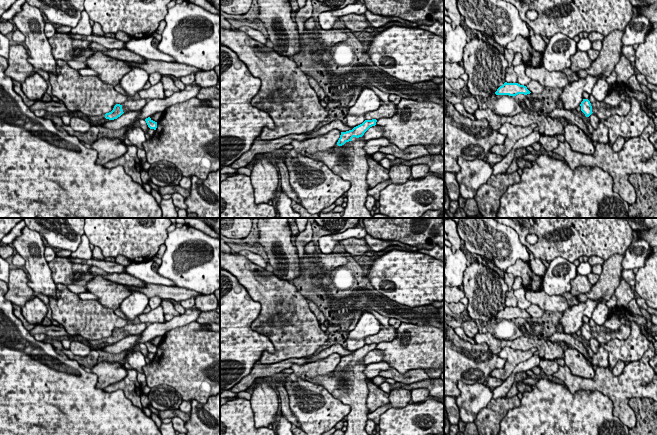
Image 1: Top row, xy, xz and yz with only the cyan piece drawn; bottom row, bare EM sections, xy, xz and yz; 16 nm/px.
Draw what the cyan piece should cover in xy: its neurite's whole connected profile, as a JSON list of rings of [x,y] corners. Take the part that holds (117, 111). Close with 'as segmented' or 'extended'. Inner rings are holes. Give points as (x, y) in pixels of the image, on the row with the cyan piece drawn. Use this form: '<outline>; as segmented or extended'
[[[142,98],[139,100],[128,99],[122,105],[116,104],[111,112],[105,114],[105,118],[109,120],[114,120],[128,111],[141,110],[145,106],[146,102],[147,100]]]; extended

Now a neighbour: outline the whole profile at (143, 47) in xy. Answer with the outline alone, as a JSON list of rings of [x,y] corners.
[[[153,36],[145,38],[131,38],[124,42],[125,49],[147,59],[164,62],[176,62],[175,59],[168,54],[165,54],[152,45]]]

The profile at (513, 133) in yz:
[[[504,123],[499,128],[498,132],[506,135],[505,141],[503,144],[493,146],[490,149],[490,153],[495,153],[502,157],[506,156],[519,139],[527,137],[533,131],[532,126],[521,127],[512,125],[511,123]]]

